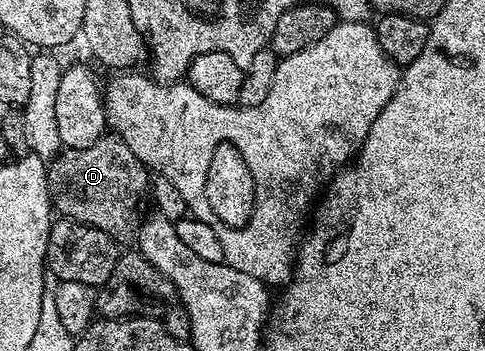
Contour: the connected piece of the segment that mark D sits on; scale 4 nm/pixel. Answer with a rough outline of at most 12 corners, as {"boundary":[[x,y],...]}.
{"boundary":[[113,132],[46,171],[61,217],[133,239],[151,181]]}

